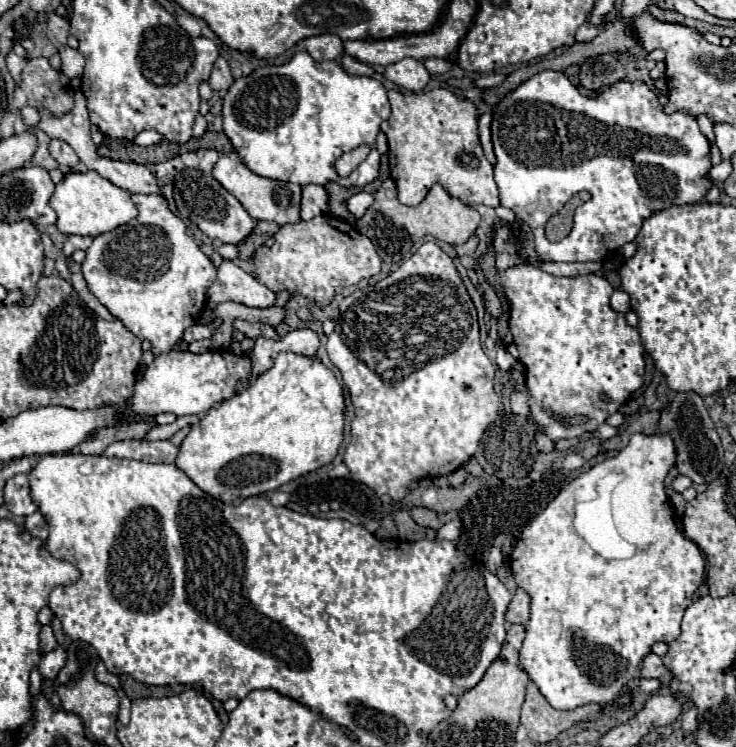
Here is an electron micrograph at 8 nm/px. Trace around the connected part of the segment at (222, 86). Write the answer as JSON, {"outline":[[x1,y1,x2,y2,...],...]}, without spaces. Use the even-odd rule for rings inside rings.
{"outline":[[220,57,220,59,214,63,212,75,210,75,210,79,208,79,208,85,210,85,214,91,226,91,232,83,234,83,234,79,232,79,230,67,228,67,226,59]]}

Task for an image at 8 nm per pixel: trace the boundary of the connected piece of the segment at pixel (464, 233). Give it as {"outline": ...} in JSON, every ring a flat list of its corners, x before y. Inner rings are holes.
{"outline":[[386,179,382,187,374,193,374,203,356,221,356,227,374,243,382,261,386,265,394,265,394,263,402,263,402,257,406,259,412,245,420,241,424,235,434,235,440,241,446,241,450,245,462,245,468,241,468,237,474,235,478,223,480,223,480,213,474,207,462,203,460,199,454,199,438,183,428,191,426,199,420,205,408,207,398,201,394,181]]}

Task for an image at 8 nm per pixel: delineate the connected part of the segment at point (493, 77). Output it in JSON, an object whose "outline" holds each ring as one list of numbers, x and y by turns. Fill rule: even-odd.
{"outline":[[490,74,490,75,482,75,475,80,475,86,485,89,485,88,492,88,495,86,500,85,507,74]]}

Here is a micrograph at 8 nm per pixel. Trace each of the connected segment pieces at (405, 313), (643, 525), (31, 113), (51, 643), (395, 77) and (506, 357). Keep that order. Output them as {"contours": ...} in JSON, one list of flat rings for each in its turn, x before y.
{"contours":[[[434,241,420,245,420,249,408,261,404,261,394,273,390,273,384,279,376,281,374,285,366,285,366,287,350,293,342,299,340,317,336,321,332,335,328,335,326,351,328,351,330,361,342,373,342,381,348,387,350,401,354,405,354,419,350,423,350,443,348,443,346,453,344,453,344,463,350,469,354,481,368,485,378,495,390,495,394,501,400,501,408,493,406,485,410,481,454,473,458,467,462,467,476,453,482,435,498,417,500,397,494,393,494,385,492,385,496,365,492,365,490,359,486,357,486,353,482,351,476,307,474,307,474,303,472,303,464,283,462,283,460,273,454,267,454,259,446,251,442,251]],[[636,433,630,437,630,443,618,455,594,465,590,471,582,473,578,479,568,483,554,497,554,501,550,501,548,507,540,515,536,515,536,519,530,525,526,525,522,529,522,533,516,541,516,547,510,555,512,575,514,575,516,585,526,589,528,595,532,597,530,621,526,625,526,637,524,637,524,645,520,649,520,663,522,663,522,669,530,675,530,679,538,685,540,693,546,697,546,701,554,709,576,709,576,707,588,705,588,703,600,703,600,705,612,703,620,695,622,687,632,685,640,677,638,663,642,661,644,655,650,653,650,645,656,641,672,643,680,635,682,615,684,615,686,607,692,603,692,593,704,583,706,561,704,561,698,545,694,541,686,539,678,531,678,527,674,523,670,501,664,493,664,477,674,463,676,463,676,447,674,447,674,441,670,439,670,435]],[[30,105,22,107,22,109,20,109,20,115,22,115,24,125,28,125,28,127,36,127,36,125,38,125,38,121,40,121,38,111,36,111,34,107,30,107]],[[44,625,42,631,40,631,40,649,42,649,44,653,48,653,48,651,52,651,56,645,58,645,58,643,56,643,56,639,54,639,54,635,52,635,52,627,50,627,50,625]],[[410,57,388,65,384,77,408,91,422,91,426,87,426,83,430,81,430,73,426,71,424,63,410,59]],[[501,347,496,354,496,364,500,369,508,372,514,367,515,359,506,348]]]}

